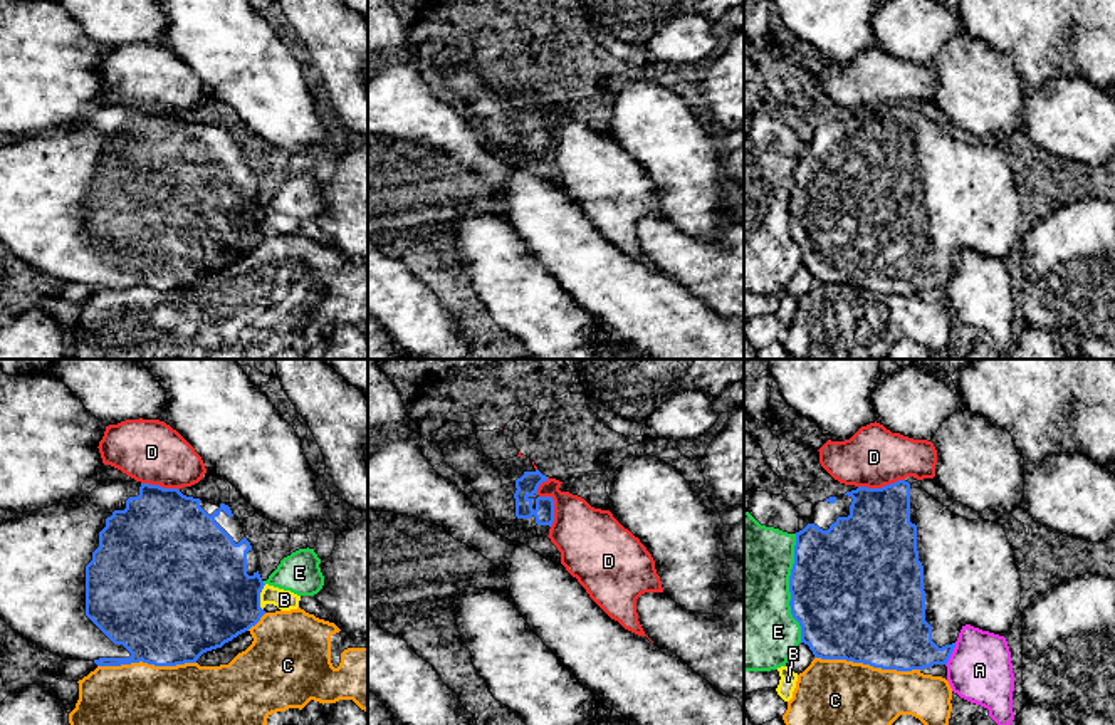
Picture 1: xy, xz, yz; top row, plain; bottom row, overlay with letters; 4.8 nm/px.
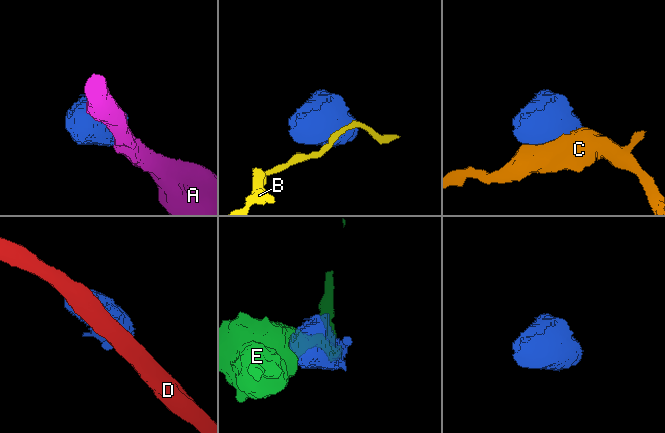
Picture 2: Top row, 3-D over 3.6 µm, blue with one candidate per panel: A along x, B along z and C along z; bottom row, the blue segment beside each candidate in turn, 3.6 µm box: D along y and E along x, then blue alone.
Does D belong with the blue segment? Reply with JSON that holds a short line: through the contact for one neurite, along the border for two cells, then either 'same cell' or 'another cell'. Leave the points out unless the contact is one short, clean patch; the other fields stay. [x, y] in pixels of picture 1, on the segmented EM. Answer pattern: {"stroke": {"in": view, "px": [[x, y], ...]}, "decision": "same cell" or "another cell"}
{"stroke": {"in": "xz", "px": [[546, 477], [538, 494], [548, 495], [553, 500], [551, 526]]}, "decision": "another cell"}

